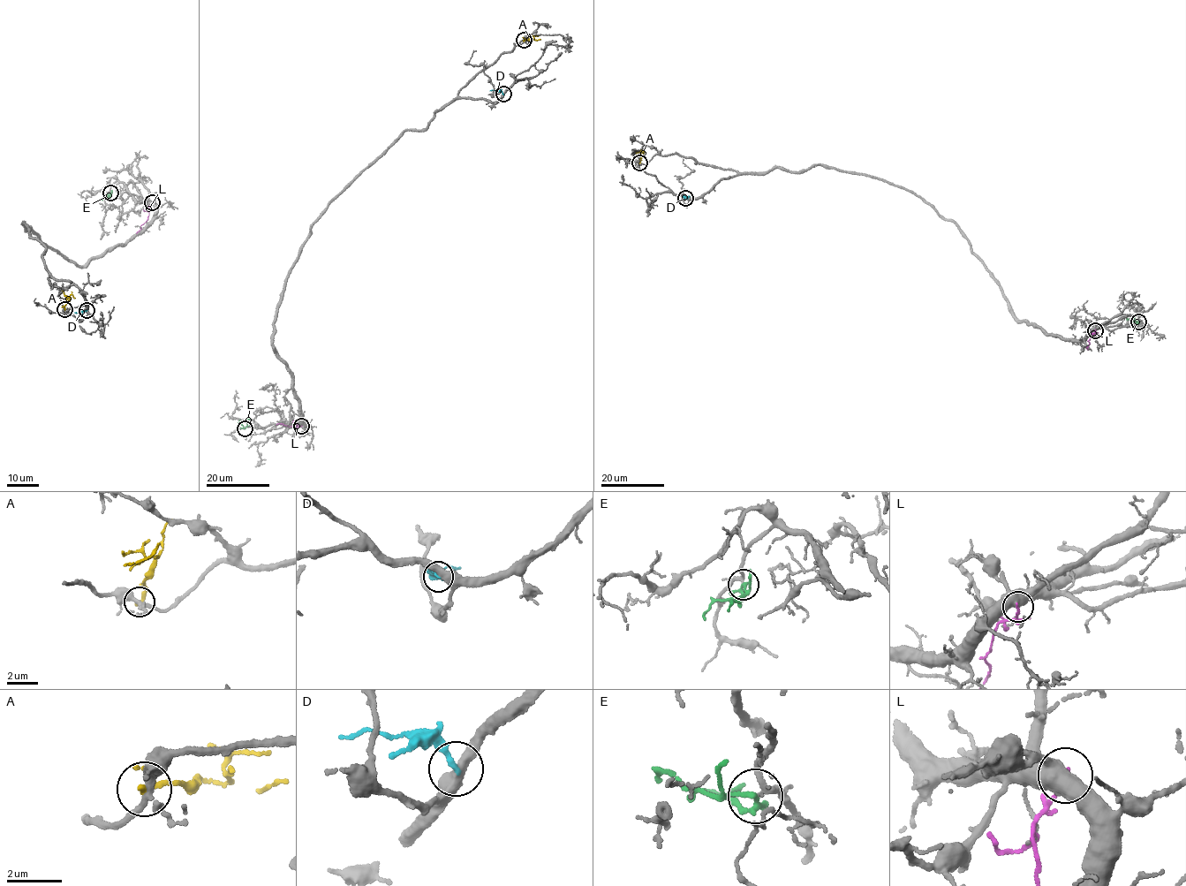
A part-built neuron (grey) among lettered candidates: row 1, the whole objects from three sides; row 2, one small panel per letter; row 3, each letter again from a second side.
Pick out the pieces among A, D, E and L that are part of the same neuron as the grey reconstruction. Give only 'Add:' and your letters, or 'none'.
Add: none

